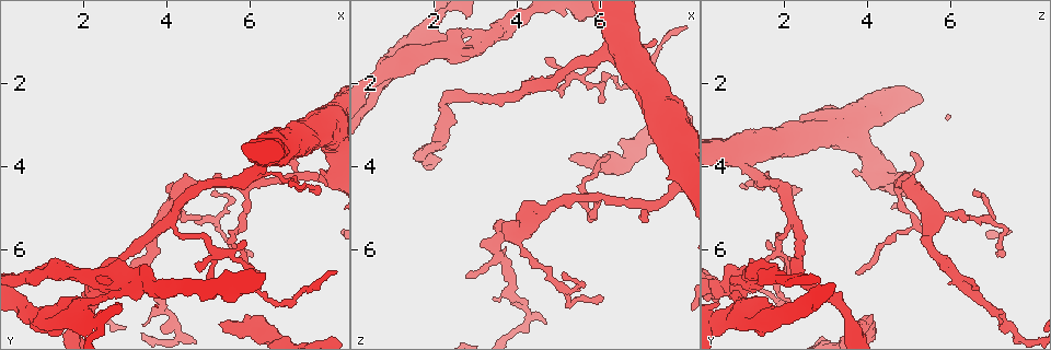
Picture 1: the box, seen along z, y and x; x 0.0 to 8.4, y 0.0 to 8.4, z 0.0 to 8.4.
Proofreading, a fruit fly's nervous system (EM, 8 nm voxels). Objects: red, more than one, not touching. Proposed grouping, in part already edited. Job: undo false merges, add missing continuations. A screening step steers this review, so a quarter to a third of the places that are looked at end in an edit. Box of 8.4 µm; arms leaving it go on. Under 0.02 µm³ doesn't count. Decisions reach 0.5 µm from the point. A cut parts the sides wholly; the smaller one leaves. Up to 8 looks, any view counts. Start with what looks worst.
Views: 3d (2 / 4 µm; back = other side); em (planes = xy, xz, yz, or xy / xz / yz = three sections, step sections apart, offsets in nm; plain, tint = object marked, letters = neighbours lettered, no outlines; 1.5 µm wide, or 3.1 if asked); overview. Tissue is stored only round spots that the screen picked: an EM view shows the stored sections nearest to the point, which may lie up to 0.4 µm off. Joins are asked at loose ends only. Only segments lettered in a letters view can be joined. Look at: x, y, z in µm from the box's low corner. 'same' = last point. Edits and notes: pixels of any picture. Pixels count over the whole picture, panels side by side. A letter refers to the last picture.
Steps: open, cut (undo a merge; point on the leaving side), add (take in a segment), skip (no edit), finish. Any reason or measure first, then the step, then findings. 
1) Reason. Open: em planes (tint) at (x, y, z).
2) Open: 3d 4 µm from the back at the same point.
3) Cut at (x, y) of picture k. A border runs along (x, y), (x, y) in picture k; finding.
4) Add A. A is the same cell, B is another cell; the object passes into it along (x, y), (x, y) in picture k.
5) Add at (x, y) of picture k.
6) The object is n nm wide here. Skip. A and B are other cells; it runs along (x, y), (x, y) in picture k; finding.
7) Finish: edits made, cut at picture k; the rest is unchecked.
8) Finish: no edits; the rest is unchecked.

Branch stops here. Open: 3d 4 µm at (5.25, 7.80, 3.85).

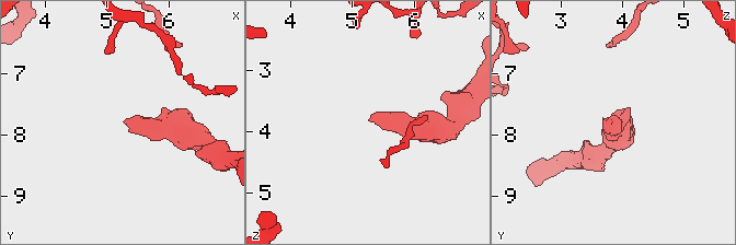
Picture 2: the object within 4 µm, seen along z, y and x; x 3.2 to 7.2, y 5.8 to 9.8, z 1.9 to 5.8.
Open: em planes (letters) at (5.30, 7.80, 3.80).

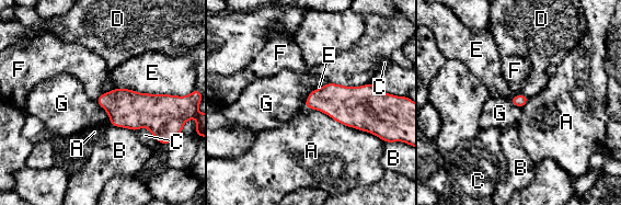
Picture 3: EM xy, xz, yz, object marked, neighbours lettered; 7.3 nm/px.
Skip. A, B, C, D, E, F and G are other cells; a border runs along (369, 81), (361, 86), (325, 83) in picture 3; no lettered segment goes on from it.

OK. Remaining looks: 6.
Branch stops here. Open: em planes (letters) at (3.40, 7.80, 7.20).

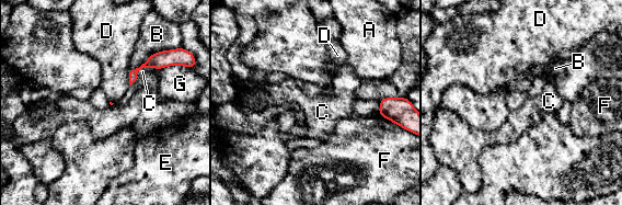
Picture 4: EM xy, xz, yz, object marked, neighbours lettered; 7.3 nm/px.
Skip. A, B, C, D, E, F and G are other cells; a border runs along (157, 70), (142, 67), (136, 75) in picture 4; no lettered segment goes on from it.

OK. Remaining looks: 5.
Sharp bend. Open: 3d 2 µm at (2.30, 6.55, 2.30).

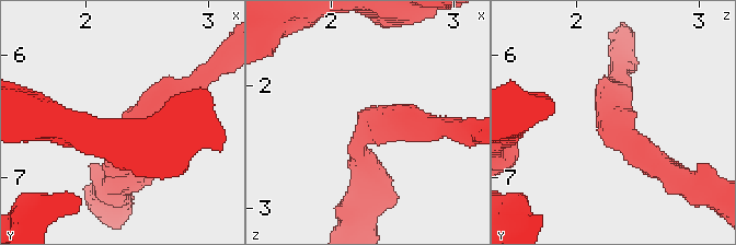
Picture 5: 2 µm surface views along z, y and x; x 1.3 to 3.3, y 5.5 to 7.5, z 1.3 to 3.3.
The arms are 170, 240 nm wide; need the tissue. Open: em yz step 8 (tint) at (2.32, 6.58, 2.28).

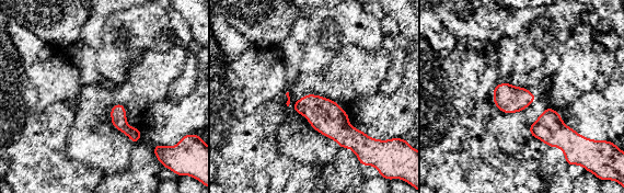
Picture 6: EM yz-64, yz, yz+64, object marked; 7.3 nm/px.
What lies round it. Open: em yz step 8 (letters) at the same point.

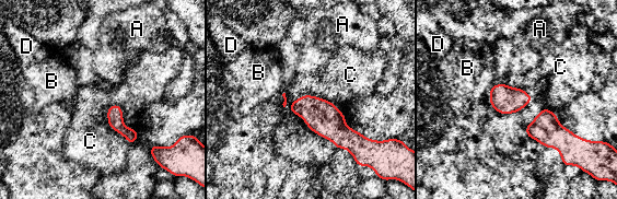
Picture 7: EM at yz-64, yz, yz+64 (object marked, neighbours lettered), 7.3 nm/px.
The object is 90 nm wide here; the longest contact is with C, 480 nm. Skip. A, B, C and D are other cells; continuous, no second neuron.

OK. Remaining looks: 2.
Finish: no edits; the rest is unchecked.

